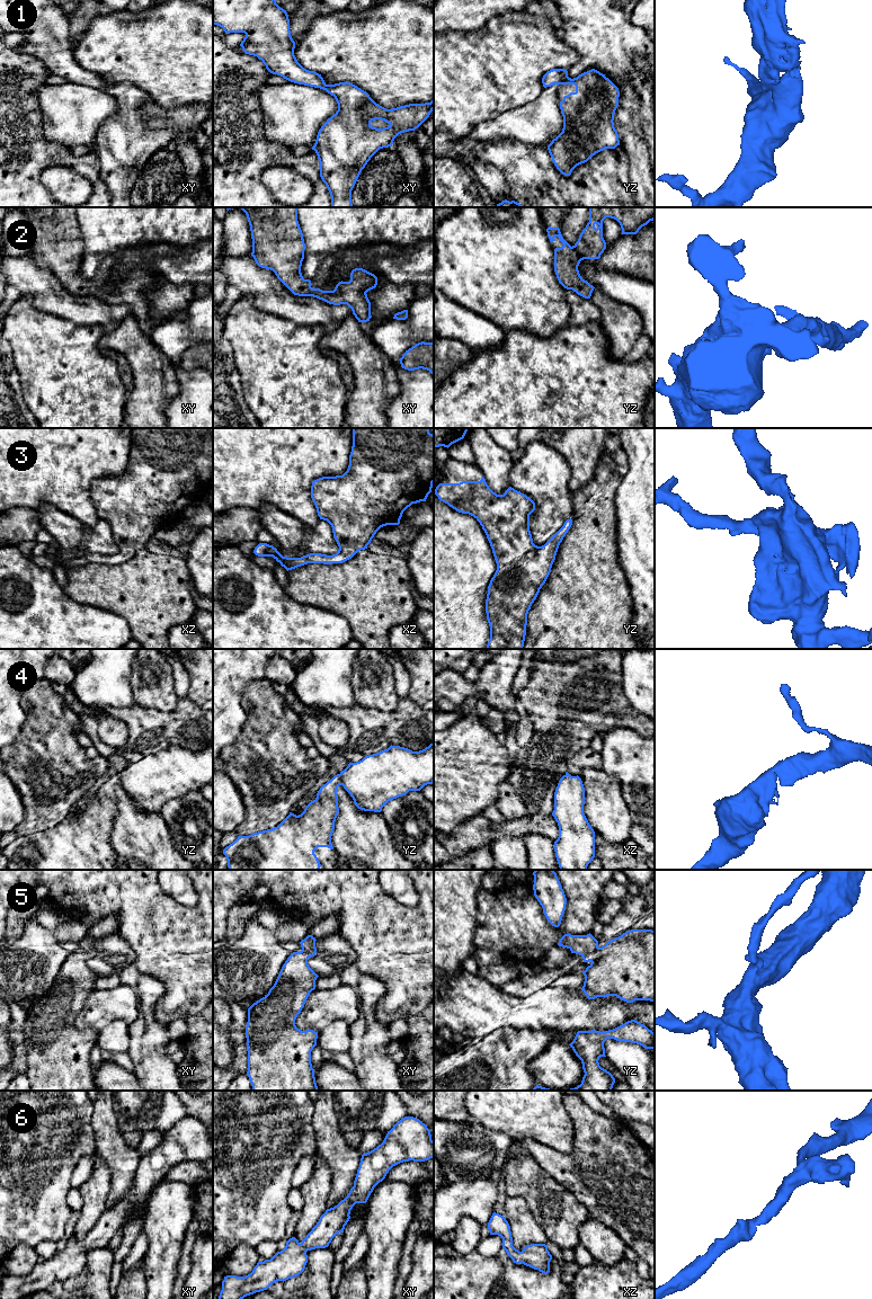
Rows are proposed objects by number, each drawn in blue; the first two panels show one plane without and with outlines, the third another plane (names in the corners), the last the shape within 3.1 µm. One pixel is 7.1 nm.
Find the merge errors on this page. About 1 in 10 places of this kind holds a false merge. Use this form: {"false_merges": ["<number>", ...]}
{"false_merges": []}

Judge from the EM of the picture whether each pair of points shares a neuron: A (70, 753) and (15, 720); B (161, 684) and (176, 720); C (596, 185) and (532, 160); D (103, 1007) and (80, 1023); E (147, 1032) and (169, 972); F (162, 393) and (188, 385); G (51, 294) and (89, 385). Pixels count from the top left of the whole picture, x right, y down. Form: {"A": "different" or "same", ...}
{"A": "different", "B": "different", "C": "same", "D": "same", "E": "different", "F": "different", "G": "different"}

